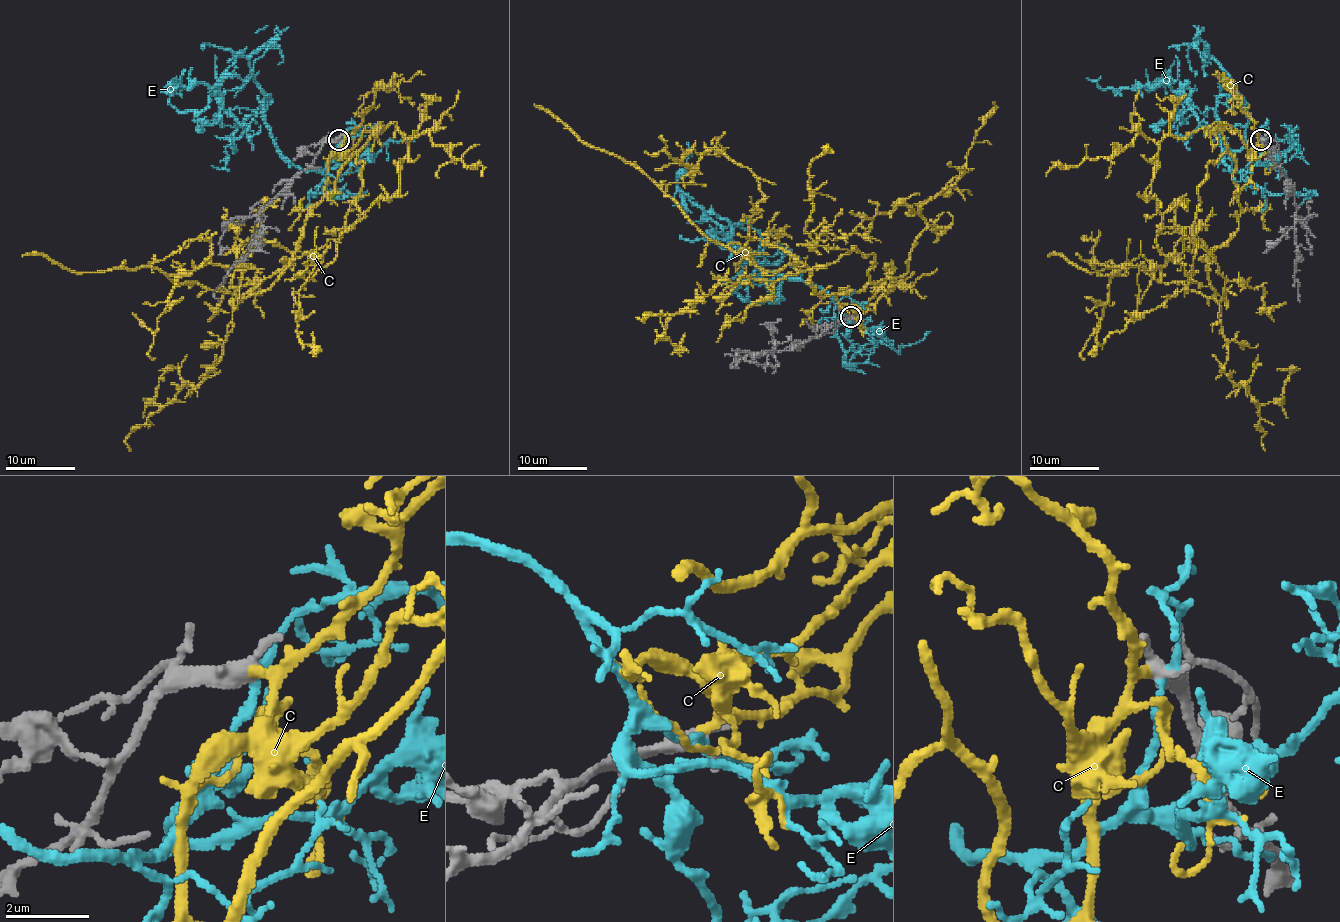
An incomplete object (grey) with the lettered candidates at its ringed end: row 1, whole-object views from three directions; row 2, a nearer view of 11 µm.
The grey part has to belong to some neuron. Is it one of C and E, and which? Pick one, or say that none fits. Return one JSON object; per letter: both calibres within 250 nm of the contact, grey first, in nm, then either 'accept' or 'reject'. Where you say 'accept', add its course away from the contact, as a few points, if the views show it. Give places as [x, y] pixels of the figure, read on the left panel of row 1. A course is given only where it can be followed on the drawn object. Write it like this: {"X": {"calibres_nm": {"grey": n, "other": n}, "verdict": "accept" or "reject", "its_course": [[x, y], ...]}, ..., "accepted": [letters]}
{"C": {"calibres_nm": {"grey": 500, "other": 190}, "verdict": "accept", "its_course": [[339, 139], [323, 199], [265, 290], [246, 297], [152, 267], [75, 272], [22, 256]]}, "E": {"calibres_nm": {"grey": 500, "other": 180}, "verdict": "reject"}, "accepted": ["C"]}

